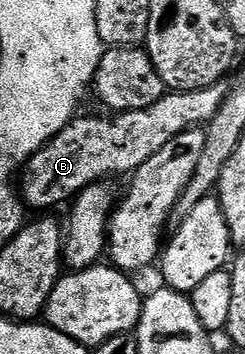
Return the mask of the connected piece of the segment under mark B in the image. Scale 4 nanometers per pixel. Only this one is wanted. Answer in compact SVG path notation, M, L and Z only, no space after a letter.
M220 81L196 91L165 93L161 101L157 101L157 105L149 105L149 109L120 111L107 117L111 119L82 119L82 117L72 119L65 125L65 129L61 129L61 133L54 135L23 164L17 179L17 190L24 204L30 210L32 207L35 213L47 213L50 212L47 211L50 207L59 207L62 203L70 204L85 188L110 180L110 175L130 176L141 165L145 165L145 161L149 161L153 153L165 149L165 145L169 145L169 141L177 137L177 133L185 133L190 127L210 123L227 96L229 87L225 84L226 82Z

